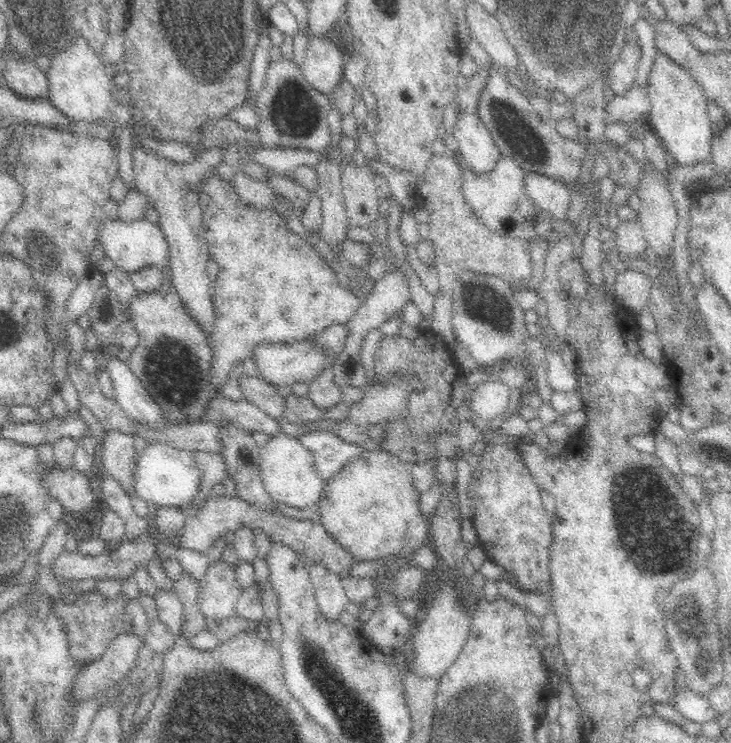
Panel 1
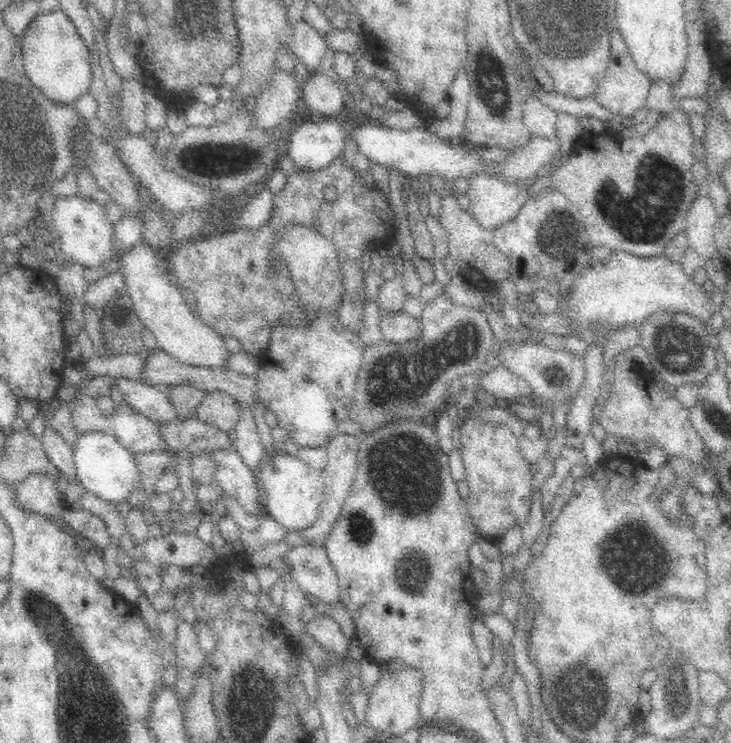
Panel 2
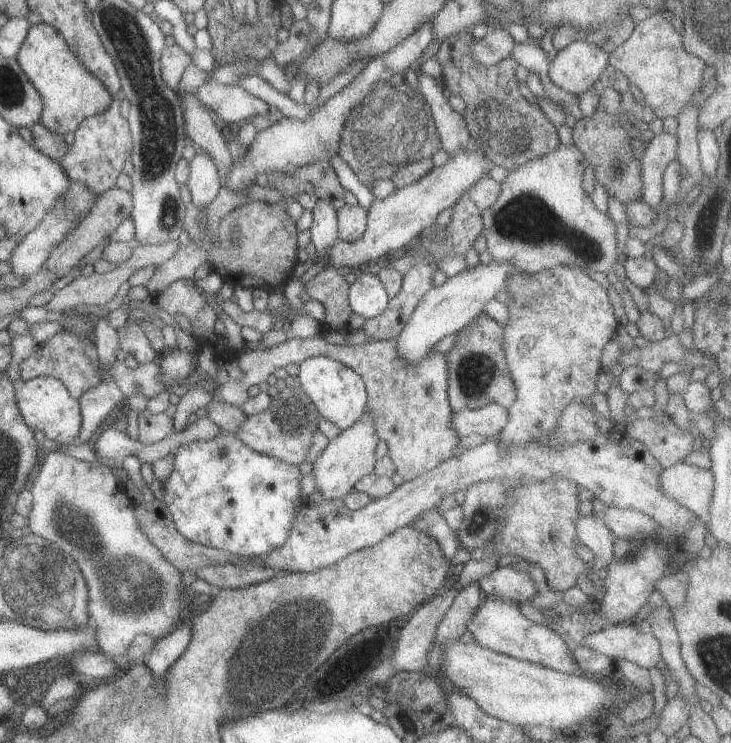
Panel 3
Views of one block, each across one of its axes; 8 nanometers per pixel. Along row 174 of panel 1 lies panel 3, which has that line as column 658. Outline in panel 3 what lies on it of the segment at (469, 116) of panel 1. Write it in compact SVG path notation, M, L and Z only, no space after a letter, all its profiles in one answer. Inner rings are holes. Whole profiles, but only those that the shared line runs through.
M683 462L675 463L662 469L658 476L658 483L659 488L667 498L673 499L681 506L688 508L695 517L699 517L705 524L706 531L709 530L706 526L708 523L708 506L714 487L713 477L709 469L702 469L696 465Z

